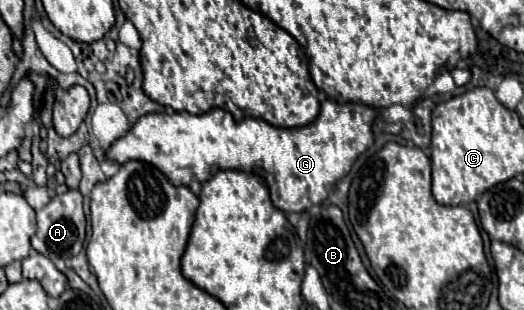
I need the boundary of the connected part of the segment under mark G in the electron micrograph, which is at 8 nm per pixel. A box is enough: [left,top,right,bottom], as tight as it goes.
[107,101,377,213]

